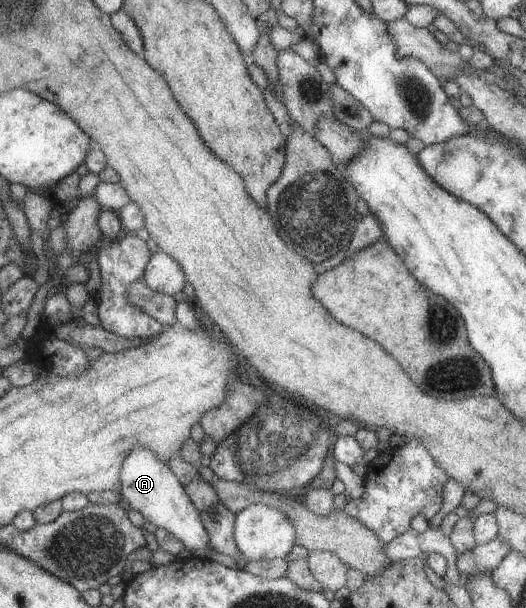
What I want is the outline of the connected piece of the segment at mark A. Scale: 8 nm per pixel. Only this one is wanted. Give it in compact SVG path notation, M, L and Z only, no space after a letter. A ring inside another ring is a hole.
M140 444L132 446L132 450L122 462L120 486L121 494L132 509L142 514L146 521L154 526L168 530L184 544L185 556L212 559L210 538L204 529L199 511L188 497L184 486L180 484L178 476L172 473L172 468L166 462L158 460L158 454L154 454L152 448L144 448Z

